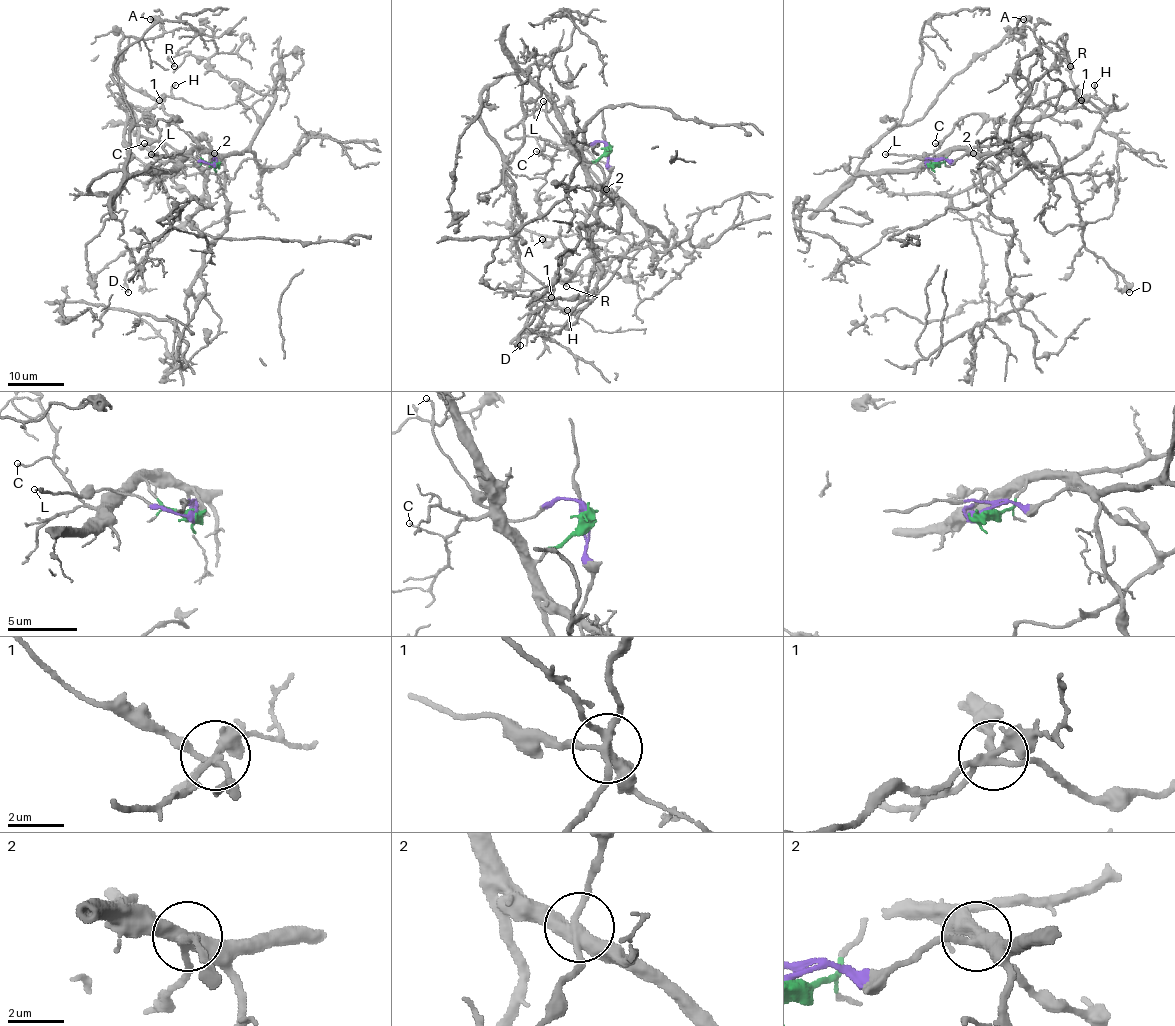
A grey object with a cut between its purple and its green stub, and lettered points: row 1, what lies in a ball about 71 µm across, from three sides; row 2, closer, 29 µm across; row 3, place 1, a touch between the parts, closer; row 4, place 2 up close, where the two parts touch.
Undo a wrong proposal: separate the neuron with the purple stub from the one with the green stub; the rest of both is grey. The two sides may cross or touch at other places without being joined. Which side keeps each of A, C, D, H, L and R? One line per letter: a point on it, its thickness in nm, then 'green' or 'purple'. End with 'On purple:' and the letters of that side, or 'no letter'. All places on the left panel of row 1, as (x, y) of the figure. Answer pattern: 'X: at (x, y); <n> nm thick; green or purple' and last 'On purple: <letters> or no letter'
A: at (150, 19); 280 nm thick; green
C: at (144, 143); 120 nm thick; green
D: at (128, 292); 360 nm thick; green
H: at (175, 85); 150 nm thick; green
L: at (151, 154); 140 nm thick; purple
R: at (174, 66); 120 nm thick; green
On purple: L

